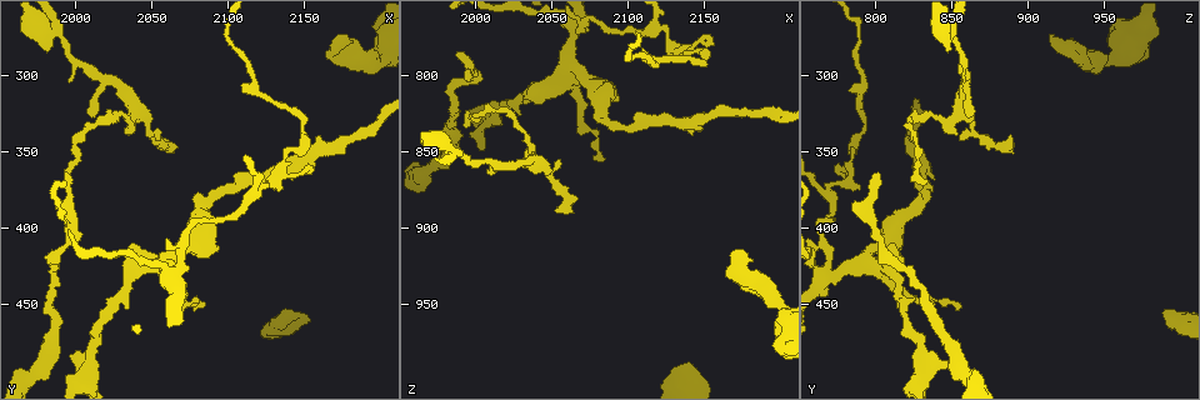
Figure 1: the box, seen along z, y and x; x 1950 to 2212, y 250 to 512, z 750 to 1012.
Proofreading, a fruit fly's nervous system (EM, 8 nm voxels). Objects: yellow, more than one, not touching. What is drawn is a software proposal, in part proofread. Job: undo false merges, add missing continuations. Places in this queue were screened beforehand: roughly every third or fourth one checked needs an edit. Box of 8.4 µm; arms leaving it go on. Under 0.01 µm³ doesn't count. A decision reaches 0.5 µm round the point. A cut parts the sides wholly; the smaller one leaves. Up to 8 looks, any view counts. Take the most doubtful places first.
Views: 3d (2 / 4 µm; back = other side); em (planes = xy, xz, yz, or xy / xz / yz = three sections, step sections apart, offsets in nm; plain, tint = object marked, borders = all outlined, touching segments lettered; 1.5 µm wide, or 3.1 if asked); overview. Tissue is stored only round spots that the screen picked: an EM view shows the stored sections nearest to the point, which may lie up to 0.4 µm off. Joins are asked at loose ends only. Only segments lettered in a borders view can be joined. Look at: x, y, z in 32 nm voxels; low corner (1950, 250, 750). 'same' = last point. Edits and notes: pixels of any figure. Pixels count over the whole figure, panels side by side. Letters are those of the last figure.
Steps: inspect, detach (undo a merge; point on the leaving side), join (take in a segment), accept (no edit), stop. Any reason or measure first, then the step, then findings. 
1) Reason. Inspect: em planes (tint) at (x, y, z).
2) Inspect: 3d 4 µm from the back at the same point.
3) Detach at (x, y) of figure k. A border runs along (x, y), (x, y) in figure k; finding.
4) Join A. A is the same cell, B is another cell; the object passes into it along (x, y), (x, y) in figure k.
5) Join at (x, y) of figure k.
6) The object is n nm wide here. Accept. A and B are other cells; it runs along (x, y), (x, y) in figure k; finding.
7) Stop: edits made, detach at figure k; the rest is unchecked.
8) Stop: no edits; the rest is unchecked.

Four or more arms meet. Inspect: 3d 4 µm at (2060, 420, 792).

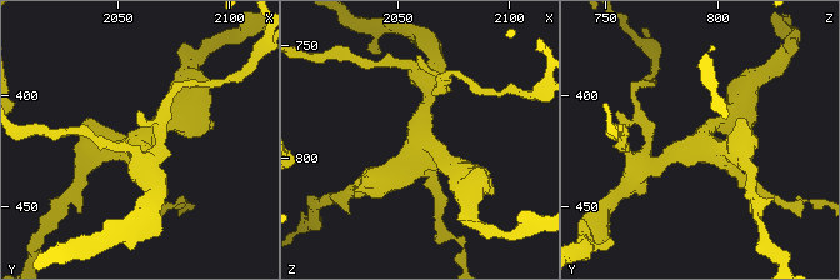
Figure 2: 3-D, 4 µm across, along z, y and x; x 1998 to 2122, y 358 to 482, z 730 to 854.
4 arms meet here. Inspect: em planes (borders) at (2062, 419, 792).

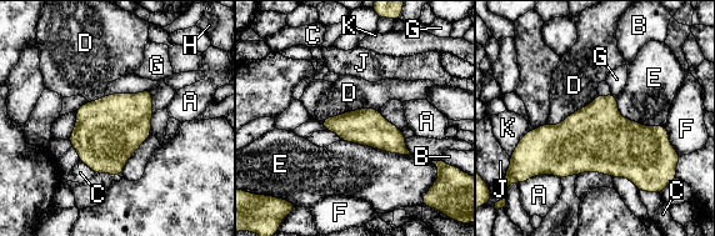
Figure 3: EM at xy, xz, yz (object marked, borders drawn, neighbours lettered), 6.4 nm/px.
Accept. A, B, C, D, E, F, G, H, J and K are other cells; a border runs along (378, 109), (355, 109), (321, 121) in figure 3; continuous, no second neuron.

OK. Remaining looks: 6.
Calibre changes. Inspect: em yz step 8 (borders) at (2172, 282, 922).

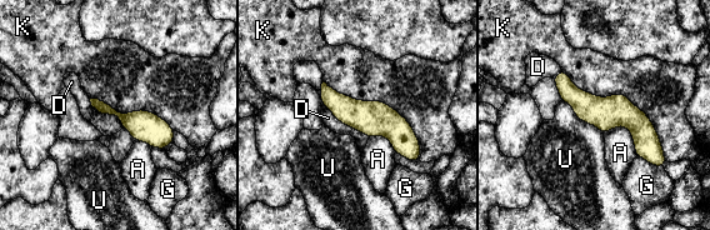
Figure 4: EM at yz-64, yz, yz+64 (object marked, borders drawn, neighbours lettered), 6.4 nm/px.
Accept. A, D, G, K and U are other cells; it runs along (558, 79), (588, 108), (620, 111), (658, 156) in figure 4; one neuron here.

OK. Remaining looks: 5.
Free end. Inspect: 3d 2 µm at (1996, 372, 834).

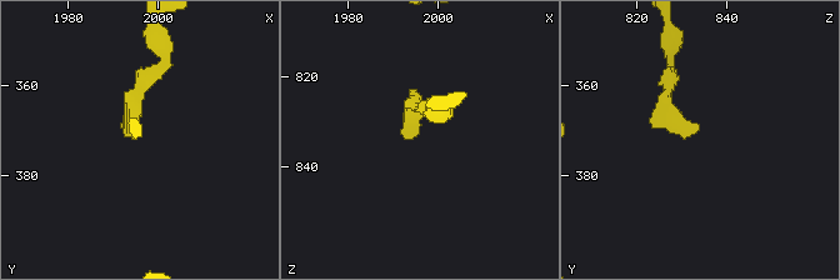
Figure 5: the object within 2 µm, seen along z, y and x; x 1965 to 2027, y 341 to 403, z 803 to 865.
Inspect: em planes (tint) at (1995, 371, 833).

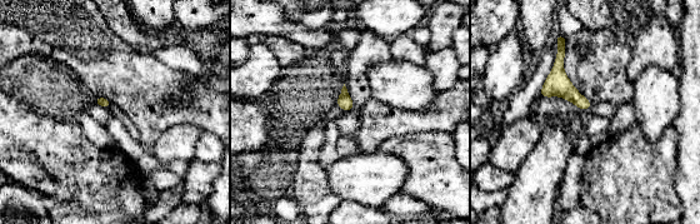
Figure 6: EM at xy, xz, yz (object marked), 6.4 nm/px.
What lies round it. Inspect: em planes (borders) at the same point.

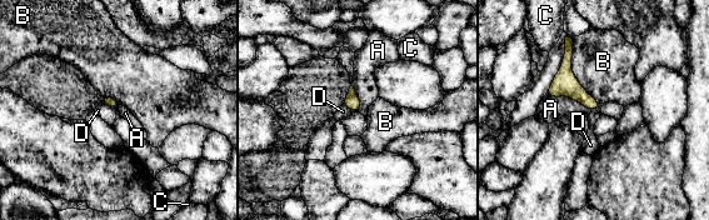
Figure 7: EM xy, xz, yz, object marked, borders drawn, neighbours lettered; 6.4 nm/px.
The longest contact is with B, 460 nm. Accept. A, B, C and D are other cells; a border runs along (101, 101), (114, 109) in figure 7; none of them fits.

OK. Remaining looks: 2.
Stop: no edits; the rest is unchecked.

